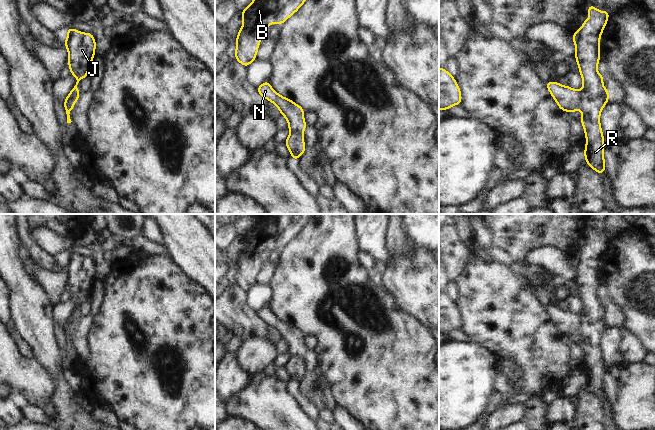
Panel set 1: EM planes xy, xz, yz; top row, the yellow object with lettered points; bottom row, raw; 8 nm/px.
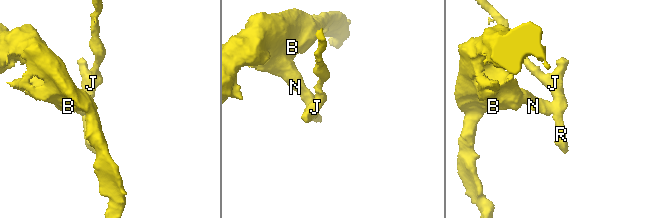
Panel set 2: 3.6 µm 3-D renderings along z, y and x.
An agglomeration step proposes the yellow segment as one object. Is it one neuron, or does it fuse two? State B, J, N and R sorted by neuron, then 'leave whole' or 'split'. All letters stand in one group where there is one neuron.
groups B N / J R; split

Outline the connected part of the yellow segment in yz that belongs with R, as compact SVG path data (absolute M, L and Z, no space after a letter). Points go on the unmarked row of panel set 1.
M590 229L586 232L590 241L582 251L574 256L575 284L582 300L583 311L580 314L582 335L581 348L586 360L584 373L585 387L598 396L600 400L606 394L604 385L604 360L600 350L600 337L609 325L609 316L603 310L604 300L597 296L600 285L600 261L607 248L610 236L602 236Z

